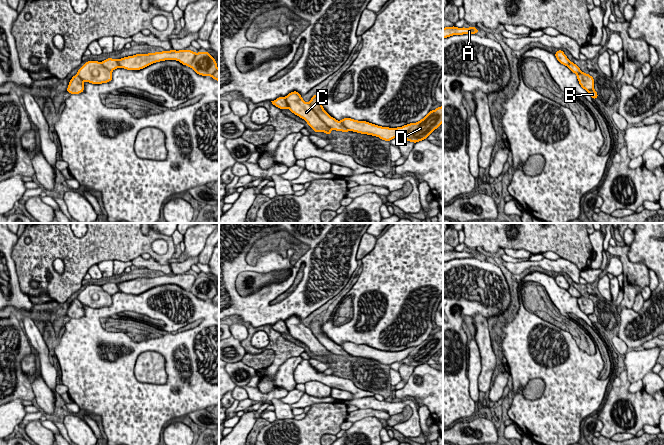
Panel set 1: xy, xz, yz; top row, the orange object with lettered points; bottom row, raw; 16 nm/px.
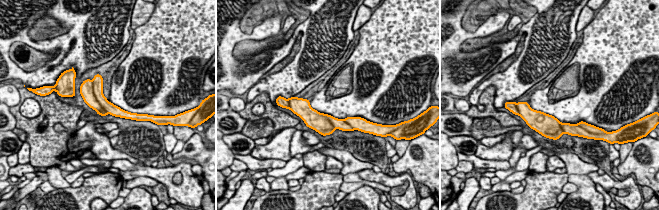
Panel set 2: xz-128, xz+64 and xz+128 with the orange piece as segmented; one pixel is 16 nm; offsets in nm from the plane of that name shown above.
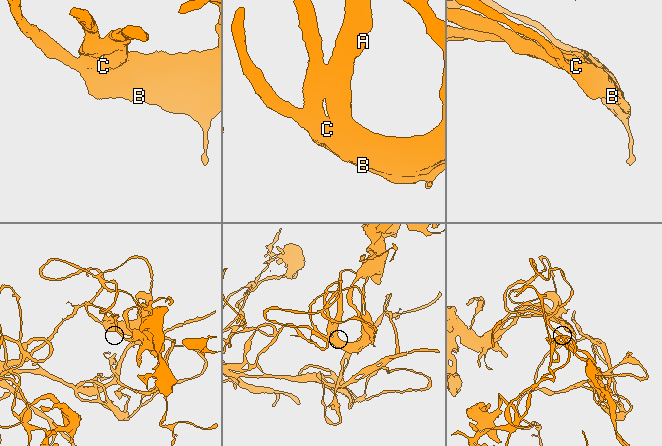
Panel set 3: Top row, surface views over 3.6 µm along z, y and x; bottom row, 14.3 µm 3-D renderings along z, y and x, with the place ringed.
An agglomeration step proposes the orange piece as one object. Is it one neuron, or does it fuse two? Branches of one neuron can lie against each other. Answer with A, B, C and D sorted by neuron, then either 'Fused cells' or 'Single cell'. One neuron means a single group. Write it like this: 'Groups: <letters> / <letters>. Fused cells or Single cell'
Groups: A B C D. Single cell

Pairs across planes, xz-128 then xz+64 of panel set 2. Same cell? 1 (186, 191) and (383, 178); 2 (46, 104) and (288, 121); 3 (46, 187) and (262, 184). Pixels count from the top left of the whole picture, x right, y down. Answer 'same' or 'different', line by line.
1: same
2: same
3: same

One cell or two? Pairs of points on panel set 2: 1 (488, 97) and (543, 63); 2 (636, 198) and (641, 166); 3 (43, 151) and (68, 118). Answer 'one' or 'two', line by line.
1: two
2: two
3: one

